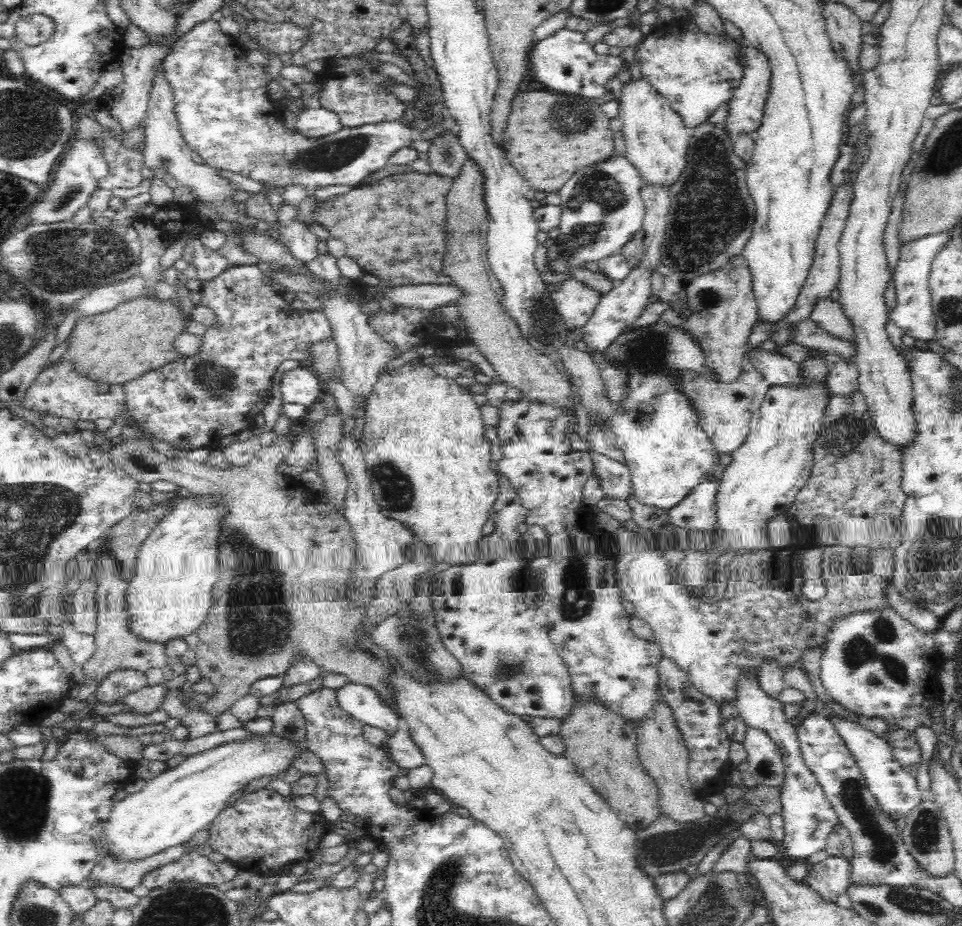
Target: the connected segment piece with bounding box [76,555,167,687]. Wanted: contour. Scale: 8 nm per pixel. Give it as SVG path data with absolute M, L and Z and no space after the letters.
M102 555L95 564L94 571L94 579L97 581L95 596L97 630L94 634L97 648L94 655L82 666L84 679L76 684L81 687L87 682L91 682L91 685L96 687L113 672L132 670L144 673L150 668L165 669L167 667L165 645L141 642L128 629L126 588L128 588L129 581L120 577L116 561L112 559L112 555Z

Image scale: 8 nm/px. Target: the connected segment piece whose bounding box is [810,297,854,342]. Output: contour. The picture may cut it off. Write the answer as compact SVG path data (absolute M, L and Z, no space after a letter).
M830 297L818 301L810 318L826 332L842 340L854 342L854 331L850 327L850 321L844 317L838 301L833 301Z

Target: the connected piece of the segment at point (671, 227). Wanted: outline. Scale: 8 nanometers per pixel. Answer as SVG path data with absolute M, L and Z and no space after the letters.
M704 118L704 122L694 126L686 155L686 168L678 182L670 185L668 190L671 204L661 246L660 264L668 266L673 276L686 284L726 266L732 257L742 255L756 220L755 203L747 187L747 164L736 155L733 140L726 128L716 128L707 119Z

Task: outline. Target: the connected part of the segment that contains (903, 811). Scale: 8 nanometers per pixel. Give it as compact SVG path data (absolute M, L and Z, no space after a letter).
M832 719L831 722L848 746L854 761L856 761L866 779L871 793L879 801L885 814L896 821L900 818L906 818L914 806L918 806L922 801L922 793L918 789L915 773L902 769L902 765L894 758L892 746L884 738L880 738L866 729L863 724L842 719Z

